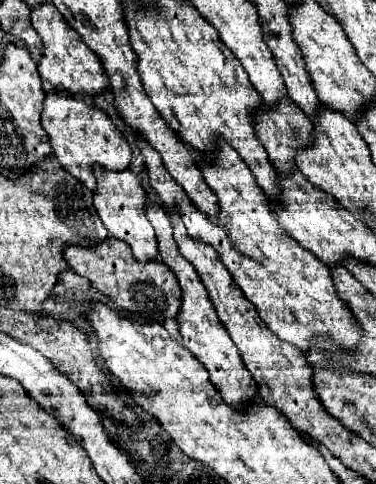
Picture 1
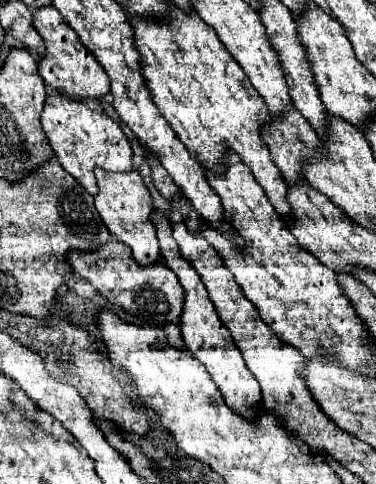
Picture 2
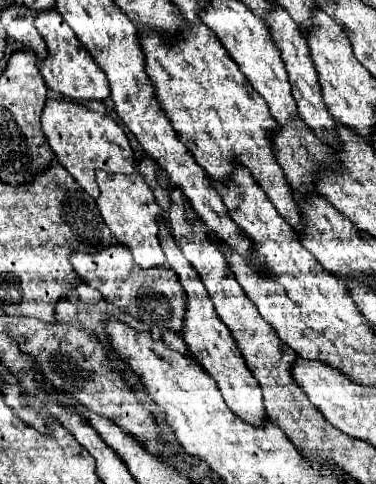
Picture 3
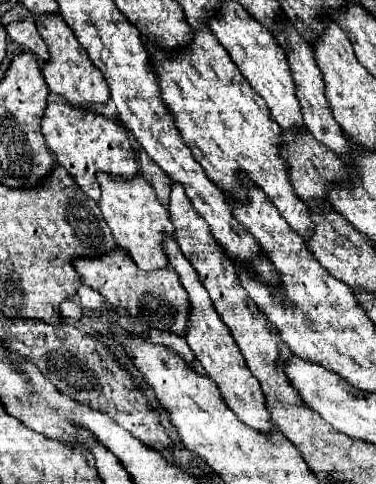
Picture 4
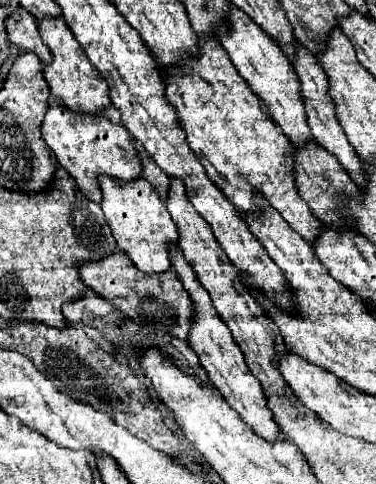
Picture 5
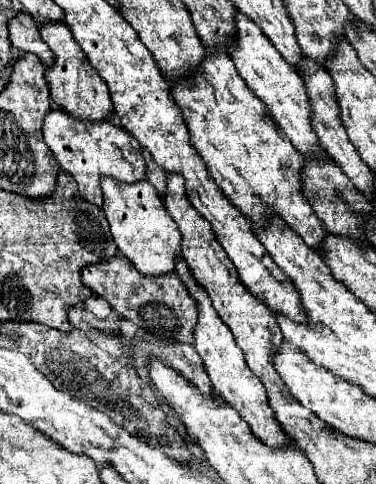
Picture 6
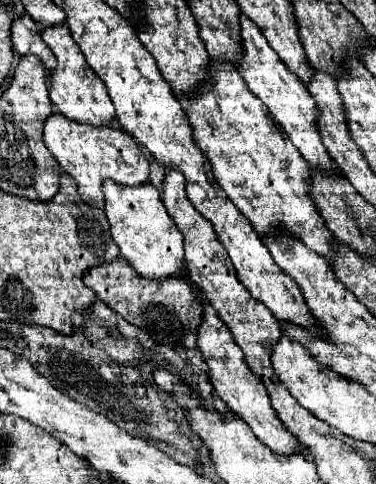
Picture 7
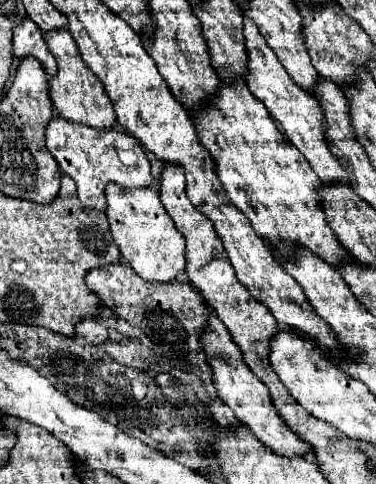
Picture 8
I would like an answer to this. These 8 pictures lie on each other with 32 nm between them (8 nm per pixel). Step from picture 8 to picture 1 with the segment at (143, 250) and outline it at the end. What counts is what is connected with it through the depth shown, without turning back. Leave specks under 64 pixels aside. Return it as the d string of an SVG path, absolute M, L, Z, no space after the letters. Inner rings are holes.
M94 164L94 176L98 182L96 192L94 192L94 208L96 208L102 224L108 228L110 236L124 240L132 248L136 260L140 260L140 262L154 260L158 256L158 242L154 236L154 228L144 214L146 192L140 184L138 174L134 174L130 170L112 172L112 170L100 168L100 164Z

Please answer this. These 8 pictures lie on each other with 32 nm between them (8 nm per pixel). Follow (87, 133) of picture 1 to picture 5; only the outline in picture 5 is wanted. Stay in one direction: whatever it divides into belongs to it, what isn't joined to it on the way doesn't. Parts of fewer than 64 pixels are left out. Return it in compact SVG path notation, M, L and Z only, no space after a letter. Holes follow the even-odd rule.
M54 104L48 108L44 122L42 122L42 138L46 140L48 148L56 154L56 160L68 174L76 180L78 188L84 196L94 202L100 202L102 192L98 186L98 176L108 174L120 180L134 180L142 174L142 164L138 150L128 134L128 130L120 124L112 124L104 116L92 114L78 114L64 104Z

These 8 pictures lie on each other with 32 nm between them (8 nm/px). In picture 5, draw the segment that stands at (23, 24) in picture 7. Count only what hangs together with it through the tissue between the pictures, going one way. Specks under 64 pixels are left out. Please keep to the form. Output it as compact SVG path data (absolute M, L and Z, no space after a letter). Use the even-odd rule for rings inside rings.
M18 8L12 16L6 18L6 32L8 32L8 40L12 44L20 46L22 50L34 52L42 60L42 64L48 64L52 60L48 46L42 42L40 34L38 34L36 20L24 8Z

